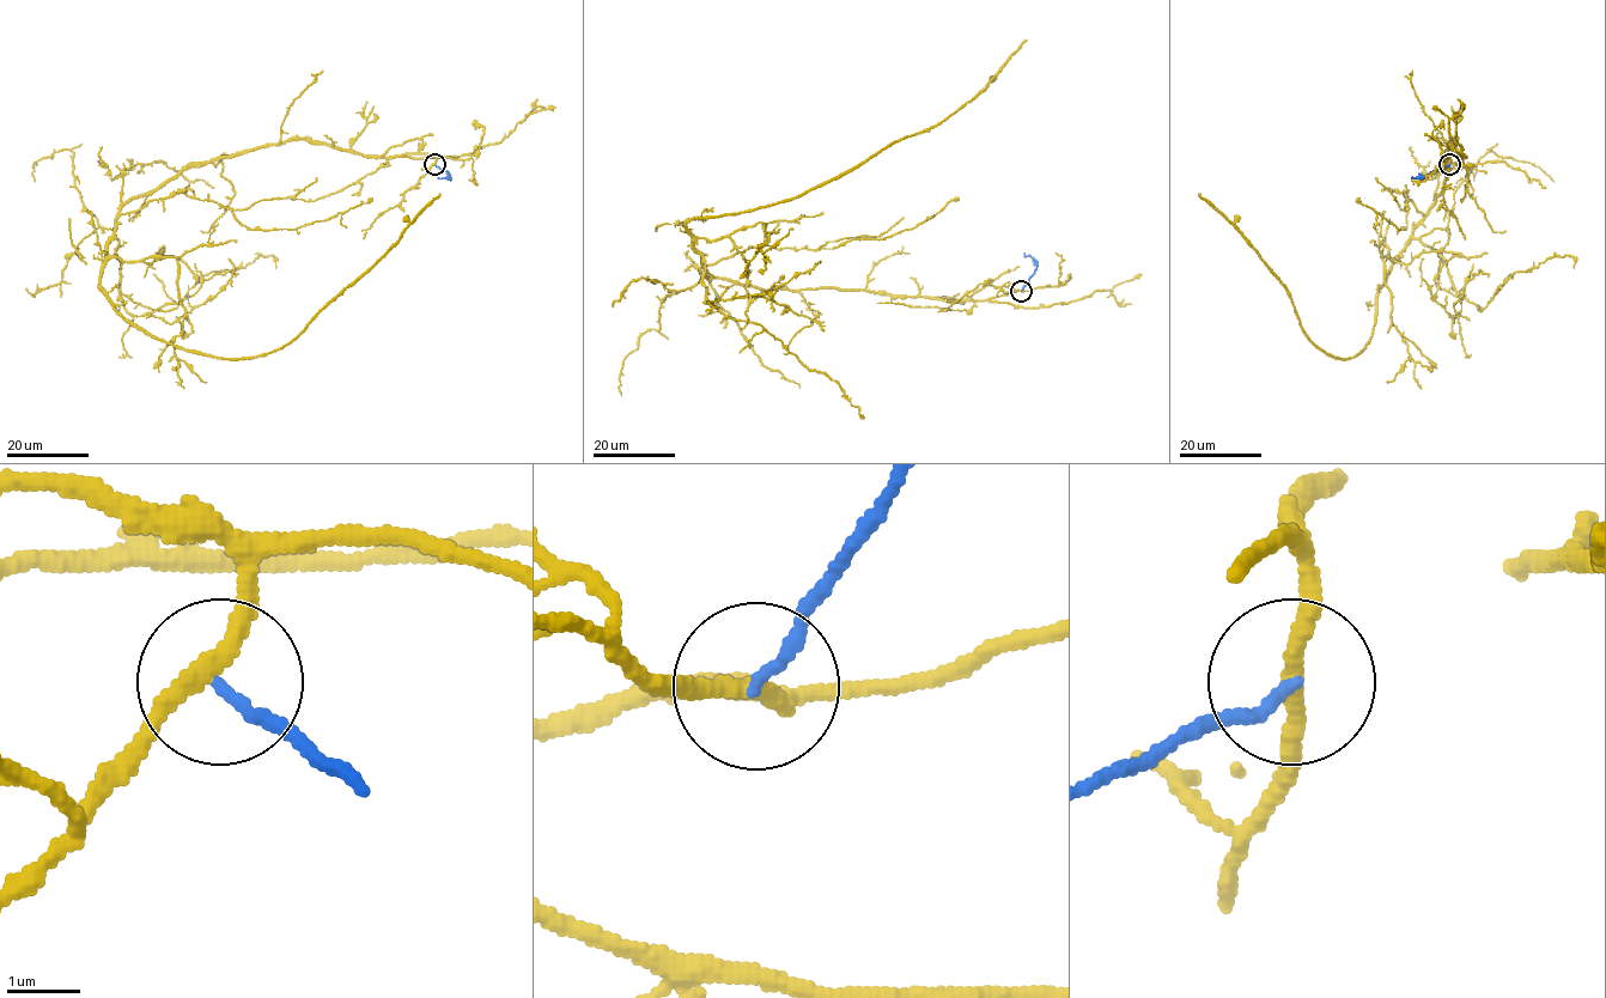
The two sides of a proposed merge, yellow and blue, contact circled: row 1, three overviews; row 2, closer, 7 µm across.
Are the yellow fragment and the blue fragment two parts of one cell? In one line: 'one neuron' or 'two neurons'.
two neurons

